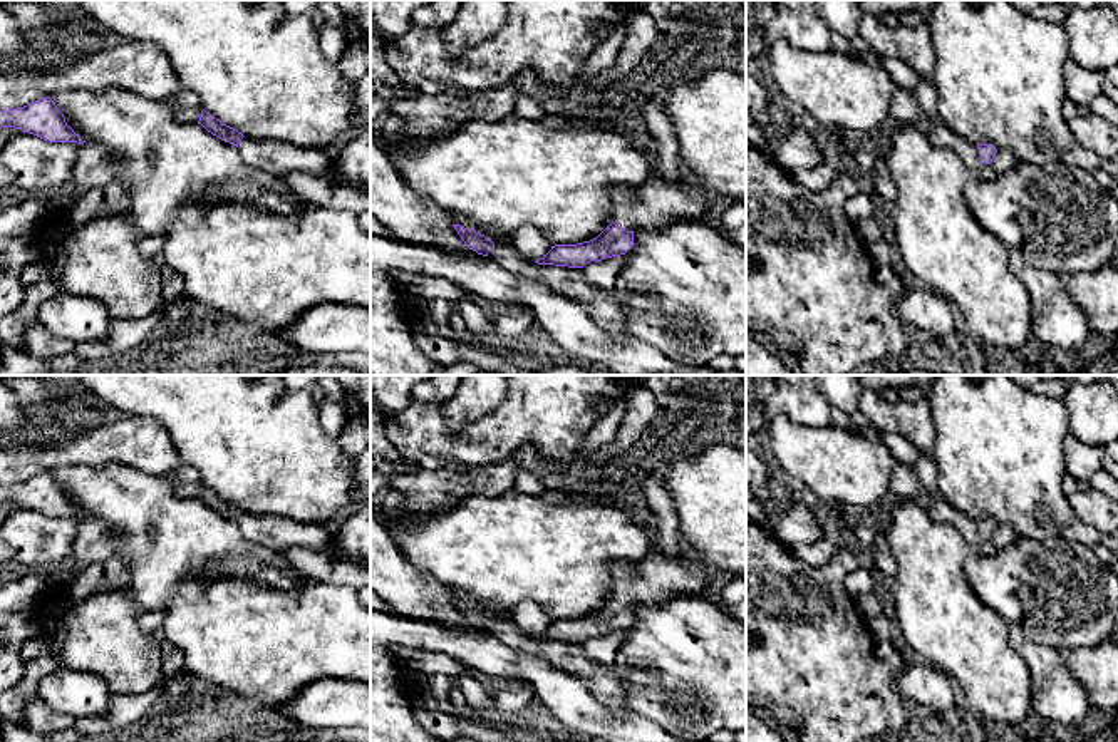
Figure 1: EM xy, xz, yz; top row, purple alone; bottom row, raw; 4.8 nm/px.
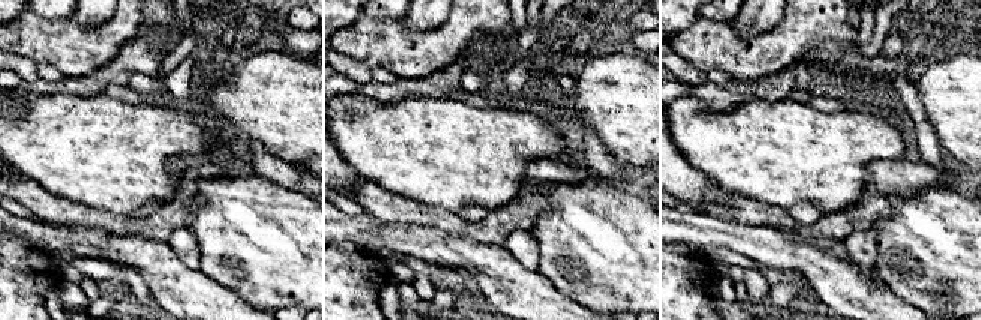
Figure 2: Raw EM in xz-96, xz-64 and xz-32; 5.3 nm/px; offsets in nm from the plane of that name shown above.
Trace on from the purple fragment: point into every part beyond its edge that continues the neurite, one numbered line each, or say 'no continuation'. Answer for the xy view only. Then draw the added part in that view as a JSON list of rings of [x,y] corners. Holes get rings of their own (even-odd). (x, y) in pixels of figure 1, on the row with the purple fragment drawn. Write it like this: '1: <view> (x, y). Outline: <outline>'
1: xy (275, 158). Outline: [[[243,137],[238,151],[246,164],[277,178],[300,171],[334,181],[334,157],[327,149],[307,149],[282,141]]]

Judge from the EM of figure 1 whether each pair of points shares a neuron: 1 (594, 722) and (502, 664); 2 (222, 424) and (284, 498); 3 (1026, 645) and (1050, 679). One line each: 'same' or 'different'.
1: same
2: same
3: same

